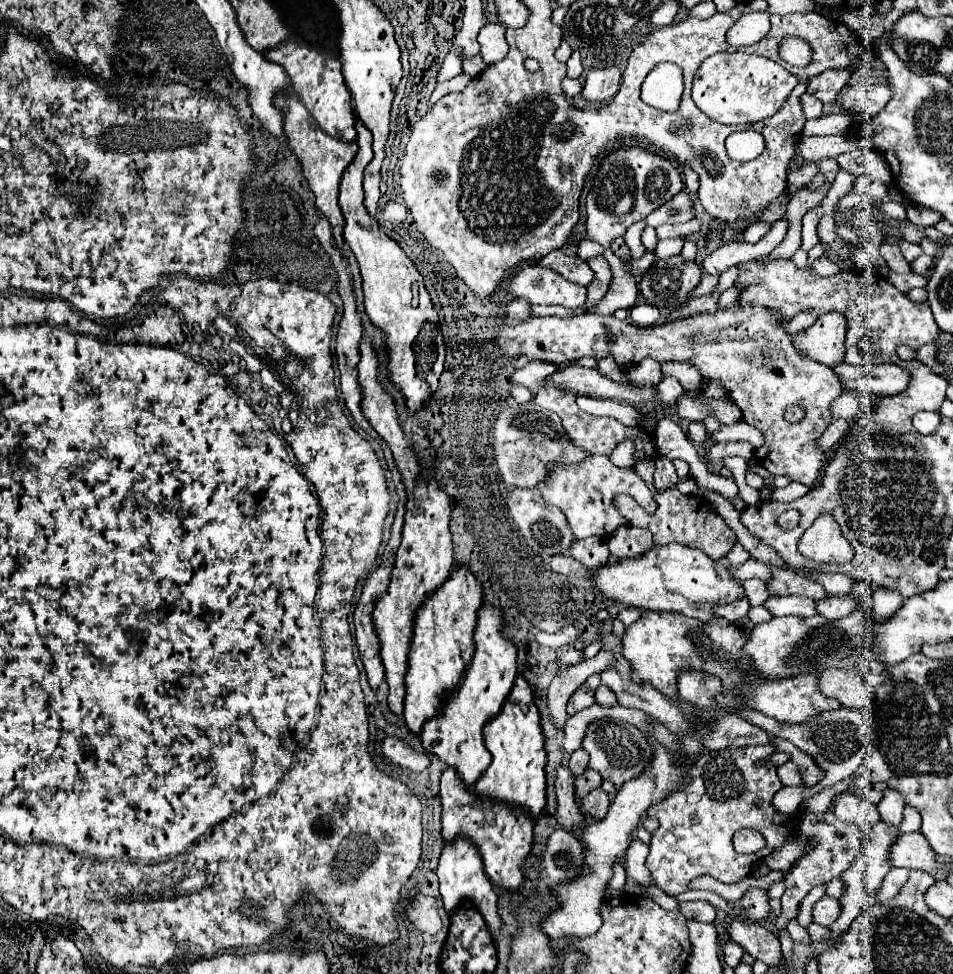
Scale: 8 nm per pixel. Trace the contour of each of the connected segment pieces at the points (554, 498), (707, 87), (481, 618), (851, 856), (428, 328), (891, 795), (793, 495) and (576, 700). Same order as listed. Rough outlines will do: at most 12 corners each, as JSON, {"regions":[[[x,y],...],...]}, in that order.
{"regions":[[[591,455],[539,485],[577,539],[611,537],[627,519],[613,493],[657,509],[635,469]],[[715,53],[693,79],[719,123],[775,115],[797,85],[779,63]],[[479,607],[475,653],[423,747],[467,785],[491,763],[483,725],[517,675],[501,609]],[[831,811],[801,815],[817,839],[783,877],[785,931],[811,887],[829,883],[861,851],[859,829]],[[373,137],[345,169],[343,237],[389,379],[415,413],[437,391],[445,343],[421,273],[363,205]],[[887,789],[879,803],[881,819],[899,825],[903,795]],[[803,483],[773,489],[771,499],[779,503],[803,497],[809,489]],[[579,687],[567,703],[567,713],[577,711],[595,703],[593,691]]]}

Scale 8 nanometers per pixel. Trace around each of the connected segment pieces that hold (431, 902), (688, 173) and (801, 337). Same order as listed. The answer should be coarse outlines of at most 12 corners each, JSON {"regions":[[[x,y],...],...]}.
{"regions":[[[419,897],[407,909],[409,921],[423,933],[441,929],[433,897]],[[683,165],[685,191],[697,193],[697,173],[689,165]],[[827,313],[797,333],[803,357],[835,365],[845,355],[845,319]]]}

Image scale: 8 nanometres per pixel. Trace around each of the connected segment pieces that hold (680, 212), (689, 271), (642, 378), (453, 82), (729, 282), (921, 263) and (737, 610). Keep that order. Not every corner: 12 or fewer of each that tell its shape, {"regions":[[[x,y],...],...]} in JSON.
{"regions":[[[684,191],[661,205],[648,226],[685,223],[695,217],[693,201]],[[681,255],[655,261],[641,295],[663,313],[699,285],[701,269]],[[643,359],[627,373],[631,383],[657,385],[663,379],[661,365]],[[465,73],[443,81],[433,91],[429,108],[447,93],[463,91],[473,77]],[[738,266],[730,267],[720,276],[713,292],[722,293],[733,286]],[[921,255],[911,263],[911,271],[925,275],[933,259]],[[747,597],[715,605],[715,615],[731,623],[743,619],[749,611]]]}

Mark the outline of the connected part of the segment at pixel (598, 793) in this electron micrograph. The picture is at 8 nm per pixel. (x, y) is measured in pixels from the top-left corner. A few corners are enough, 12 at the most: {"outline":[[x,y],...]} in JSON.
{"outline":[[593,789],[581,799],[581,811],[601,821],[609,809],[603,789]]}

